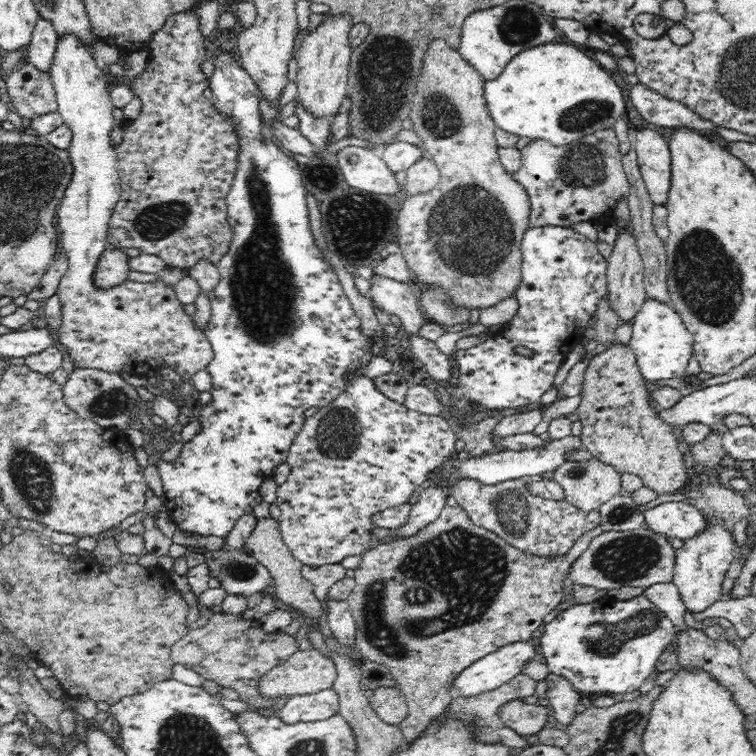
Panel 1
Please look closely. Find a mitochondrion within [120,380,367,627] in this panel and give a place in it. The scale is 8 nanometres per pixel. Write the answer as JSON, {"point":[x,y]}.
{"point":[337,434]}

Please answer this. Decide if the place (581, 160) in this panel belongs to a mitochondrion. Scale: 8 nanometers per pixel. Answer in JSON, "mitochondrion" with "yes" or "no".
{"mitochondrion":"yes"}

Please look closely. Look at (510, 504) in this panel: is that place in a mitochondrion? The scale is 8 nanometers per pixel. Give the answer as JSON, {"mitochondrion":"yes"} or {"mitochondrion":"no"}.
{"mitochondrion":"yes"}

